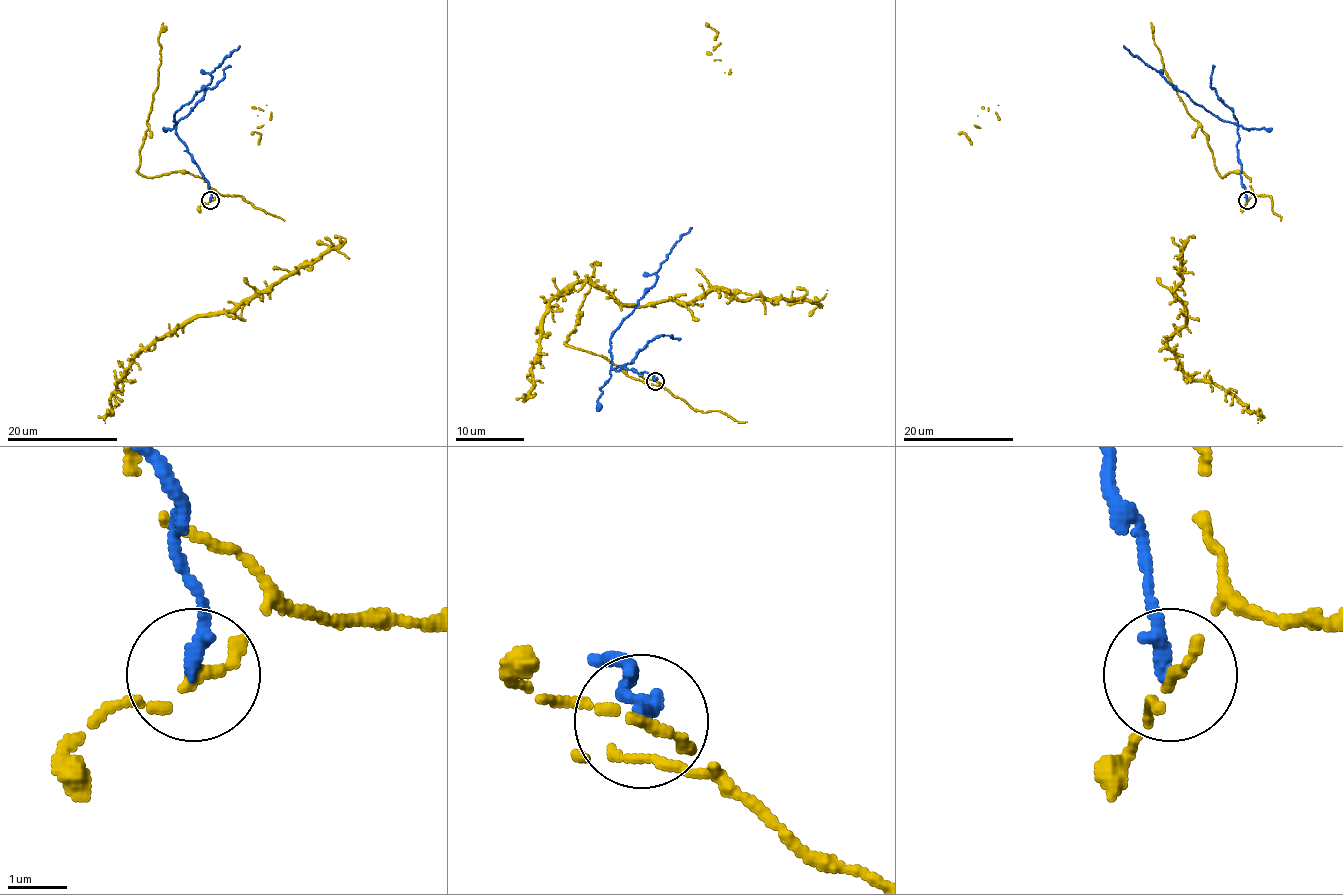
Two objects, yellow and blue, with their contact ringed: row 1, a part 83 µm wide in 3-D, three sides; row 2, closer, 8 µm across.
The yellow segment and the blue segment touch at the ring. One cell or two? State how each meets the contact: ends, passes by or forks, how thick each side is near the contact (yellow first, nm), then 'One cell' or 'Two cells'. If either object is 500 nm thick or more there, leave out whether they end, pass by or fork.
At the ring yellow ends. At the ring blue ends. Thickness 240 nm (yellow) against 260 nm. Two cells

